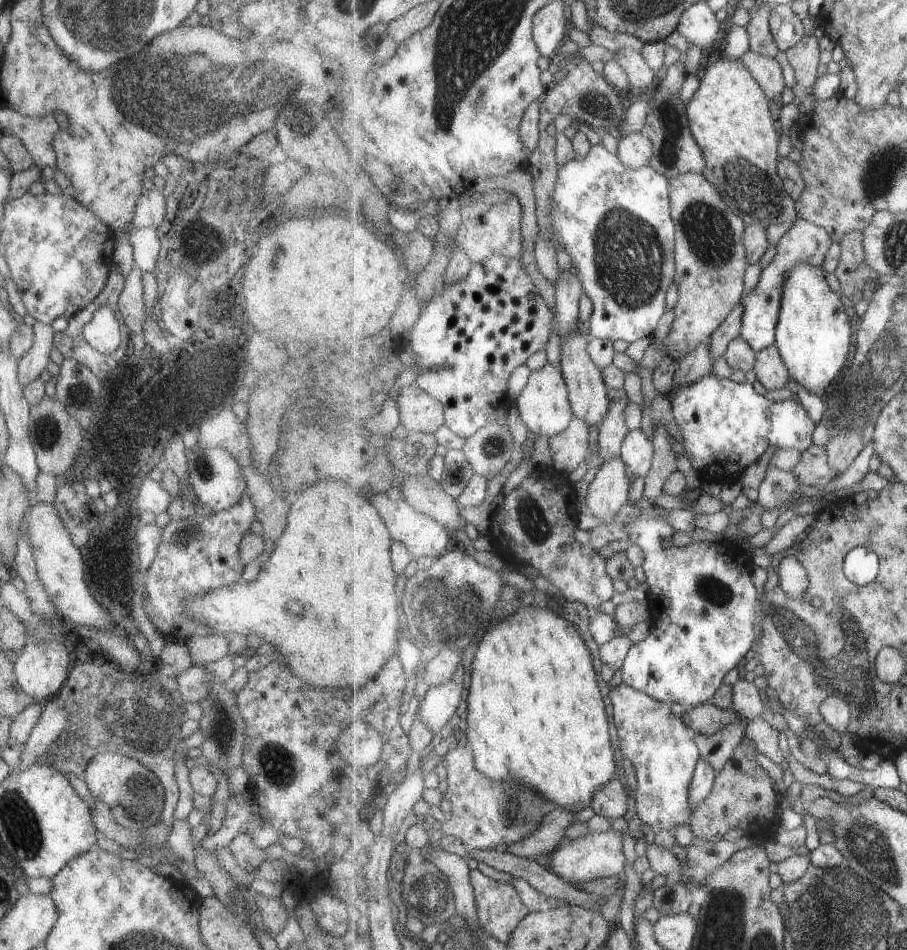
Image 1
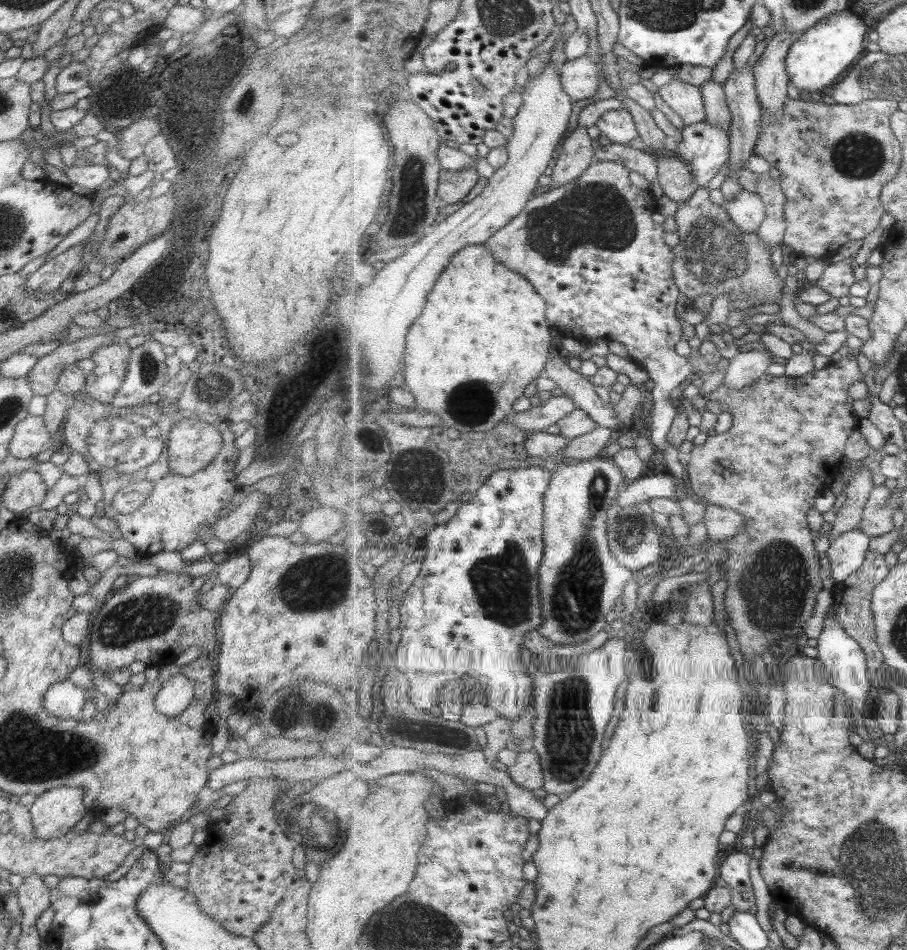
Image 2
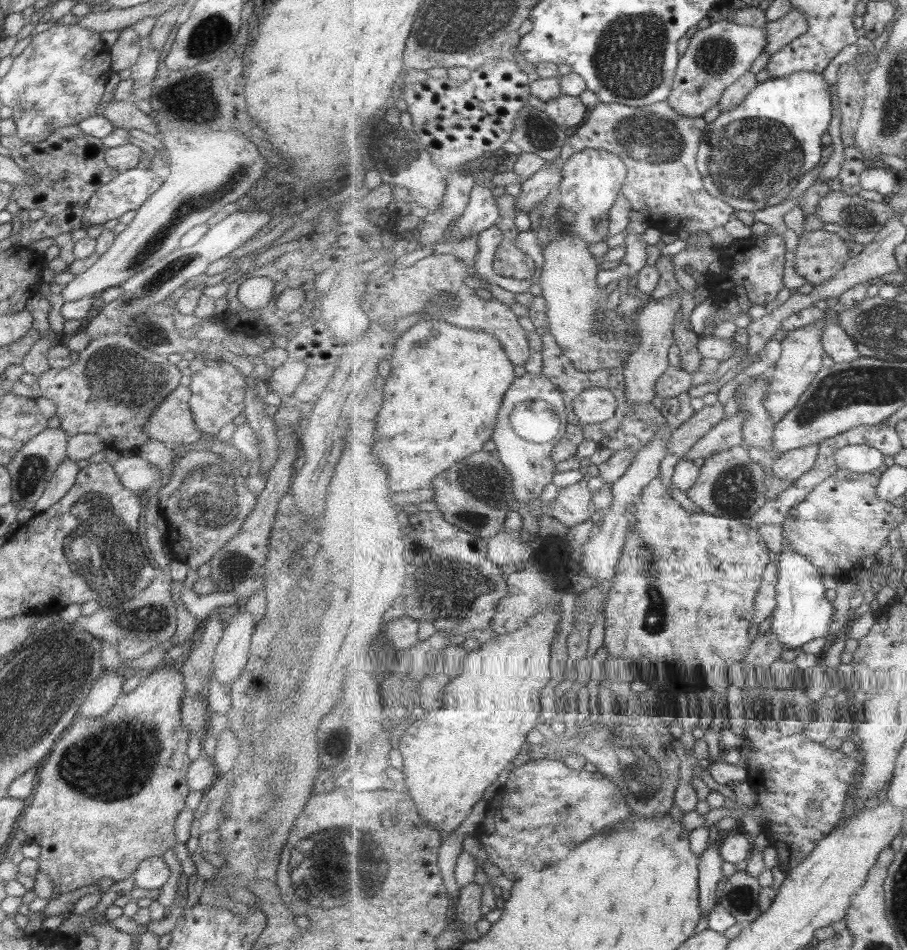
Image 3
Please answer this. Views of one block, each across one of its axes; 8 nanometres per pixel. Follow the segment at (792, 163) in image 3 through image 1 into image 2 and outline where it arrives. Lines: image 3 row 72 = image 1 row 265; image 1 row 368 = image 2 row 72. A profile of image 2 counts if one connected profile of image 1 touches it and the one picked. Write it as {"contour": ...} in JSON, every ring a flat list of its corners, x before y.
{"contour":[[845,9,824,18,803,32,802,37,793,44,788,54,787,70,791,83,807,92,816,91,823,94,822,90,831,86,847,70,847,66,865,51,867,24,863,19,864,17]]}

